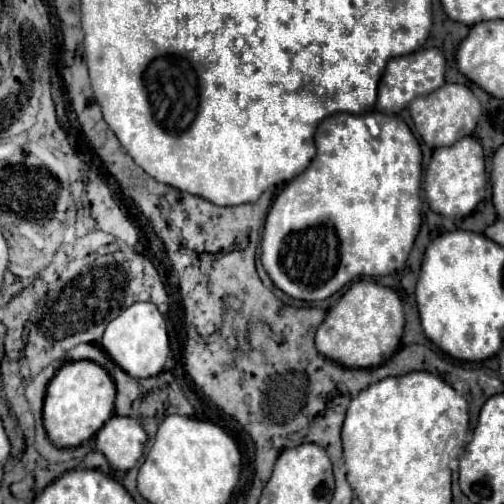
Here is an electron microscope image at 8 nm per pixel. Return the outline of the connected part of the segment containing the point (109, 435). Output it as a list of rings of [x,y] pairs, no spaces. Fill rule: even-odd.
[[[114,415],[96,435],[96,449],[118,471],[128,471],[142,457],[148,437],[142,425],[132,417]]]

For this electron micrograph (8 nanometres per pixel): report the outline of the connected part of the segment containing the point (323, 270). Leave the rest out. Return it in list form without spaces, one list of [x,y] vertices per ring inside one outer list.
[[[372,111],[372,113],[364,113],[364,115],[350,115],[350,113],[336,113],[326,117],[314,135],[314,143],[316,143],[316,155],[312,159],[312,163],[308,165],[308,169],[304,173],[300,173],[296,179],[292,179],[290,183],[286,183],[286,187],[280,191],[280,195],[274,199],[272,209],[266,217],[264,223],[264,233],[262,233],[262,255],[260,261],[266,269],[266,273],[270,275],[272,283],[282,289],[286,295],[294,297],[294,299],[302,299],[302,301],[320,301],[320,299],[328,299],[330,295],[334,295],[336,291],[344,289],[352,279],[356,277],[380,277],[380,275],[390,275],[392,271],[398,271],[404,267],[408,253],[414,245],[414,239],[418,235],[420,223],[422,223],[422,203],[420,203],[420,179],[422,179],[422,151],[420,145],[416,141],[416,137],[412,135],[410,127],[396,115],[384,115],[380,111]]]

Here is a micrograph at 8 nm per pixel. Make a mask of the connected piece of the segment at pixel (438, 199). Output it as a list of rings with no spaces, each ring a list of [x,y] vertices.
[[[464,137],[450,147],[434,149],[424,175],[424,193],[430,209],[445,217],[462,218],[472,214],[486,191],[486,163],[482,145],[474,137]]]

